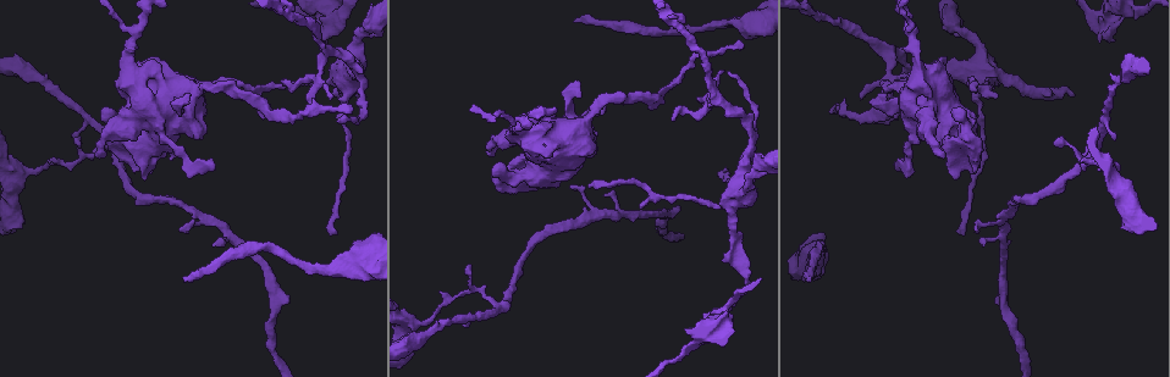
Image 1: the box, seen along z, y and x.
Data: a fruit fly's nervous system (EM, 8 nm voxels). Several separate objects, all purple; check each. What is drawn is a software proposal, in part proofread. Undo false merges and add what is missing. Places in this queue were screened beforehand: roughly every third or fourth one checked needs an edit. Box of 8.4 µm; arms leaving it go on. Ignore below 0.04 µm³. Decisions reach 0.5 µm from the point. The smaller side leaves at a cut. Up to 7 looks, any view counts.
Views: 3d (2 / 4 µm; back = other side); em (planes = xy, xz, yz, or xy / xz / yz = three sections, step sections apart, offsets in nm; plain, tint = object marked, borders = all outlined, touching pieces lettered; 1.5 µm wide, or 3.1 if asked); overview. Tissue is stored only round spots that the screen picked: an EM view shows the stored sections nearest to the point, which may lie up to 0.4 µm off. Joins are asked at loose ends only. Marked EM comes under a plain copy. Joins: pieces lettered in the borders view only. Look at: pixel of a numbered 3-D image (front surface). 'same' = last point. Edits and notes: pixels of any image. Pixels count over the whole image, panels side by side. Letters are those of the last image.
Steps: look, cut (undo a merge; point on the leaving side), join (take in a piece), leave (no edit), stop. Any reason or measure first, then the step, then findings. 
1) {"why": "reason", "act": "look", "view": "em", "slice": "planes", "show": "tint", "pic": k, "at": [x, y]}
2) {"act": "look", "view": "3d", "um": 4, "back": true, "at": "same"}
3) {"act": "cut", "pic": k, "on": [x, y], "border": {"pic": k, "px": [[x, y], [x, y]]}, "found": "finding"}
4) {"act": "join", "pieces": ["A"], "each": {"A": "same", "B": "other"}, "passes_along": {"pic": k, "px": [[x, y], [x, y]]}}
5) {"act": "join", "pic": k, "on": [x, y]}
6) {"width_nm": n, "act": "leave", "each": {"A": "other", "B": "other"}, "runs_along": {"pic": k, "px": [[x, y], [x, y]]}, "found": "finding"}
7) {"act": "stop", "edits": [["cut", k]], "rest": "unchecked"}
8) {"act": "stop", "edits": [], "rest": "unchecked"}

{"why": "an open end", "act": "look", "view": "em", "slice": "xy", "step": 4, "show": "tint", "pic": 1, "at": [868, 102]}

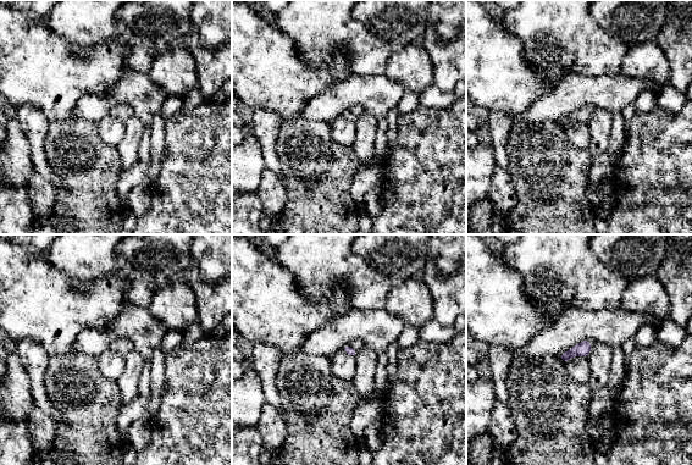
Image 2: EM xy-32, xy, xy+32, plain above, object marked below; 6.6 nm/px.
{"act": "look", "view": "em", "slice": "planes", "show": "tint", "at": "same"}

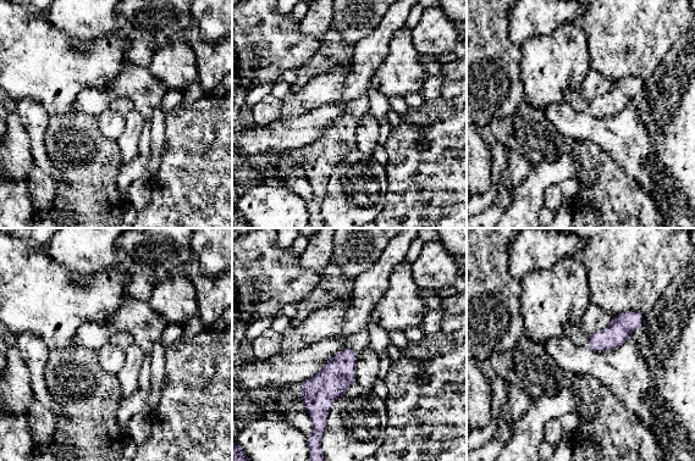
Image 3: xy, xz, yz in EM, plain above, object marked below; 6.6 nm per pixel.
{"why": "what lies round it", "act": "look", "view": "em", "slice": "planes", "show": "borders", "at": "same"}

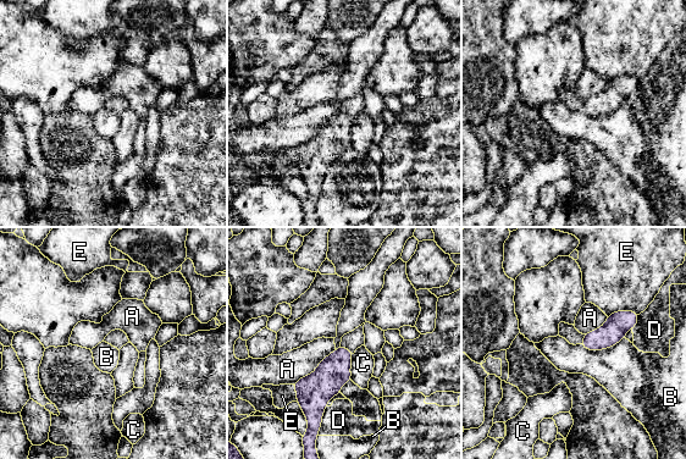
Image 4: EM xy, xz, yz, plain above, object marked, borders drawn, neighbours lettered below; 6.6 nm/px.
{"act": "leave", "each": {"A": "other", "B": "other", "C": "other", "D": "other", "E": "other"}, "border": {"pic": 4, "px": [[624, 337], [597, 350], [580, 344]]}, "found": "no lettered piece goes on from it"}

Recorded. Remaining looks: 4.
{"why": "branch stops here", "act": "look", "view": "em", "slice": "planes", "show": "borders", "pic": 1, "at": [574, 18]}

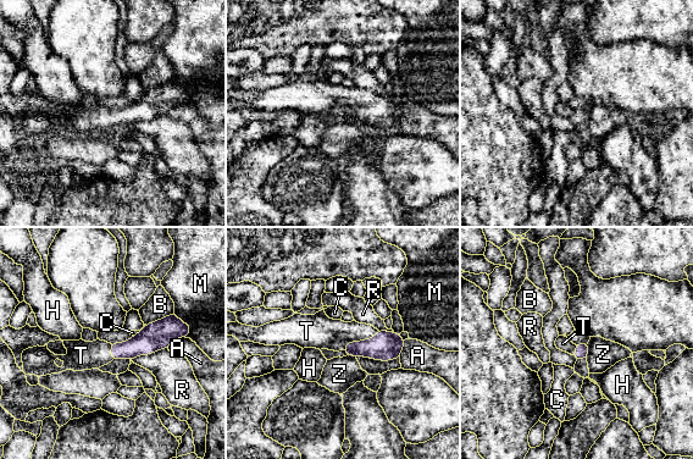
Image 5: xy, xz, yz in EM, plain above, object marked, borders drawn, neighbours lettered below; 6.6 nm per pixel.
{"longest_contact_nm": ["T", 260], "act": "join", "pieces": ["T"], "each": {"A": "other", "B": "other", "C": "other", "H": "other", "M": "other", "R": "other", "T": "same", "Z": "other"}, "found": "it goes on there"}

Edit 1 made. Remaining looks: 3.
{"why": "calibre changes", "act": "look", "view": "em", "slice": "planes", "show": "tint", "pic": 1, "at": [1106, 12]}

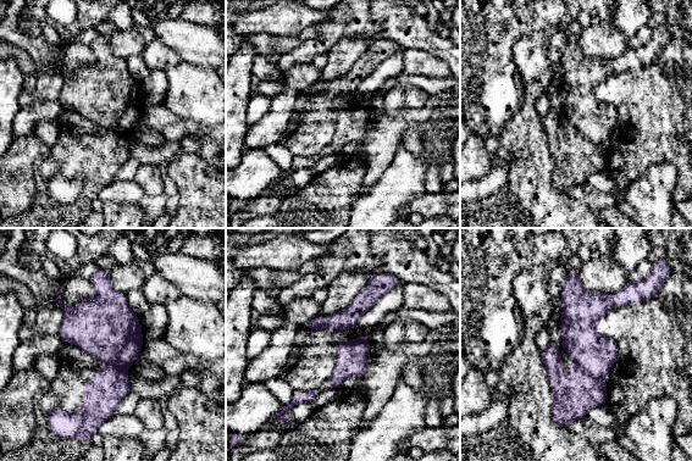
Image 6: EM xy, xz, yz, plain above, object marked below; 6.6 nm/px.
{"why": "what lies round it", "act": "look", "view": "em", "slice": "planes", "show": "borders", "at": "same"}

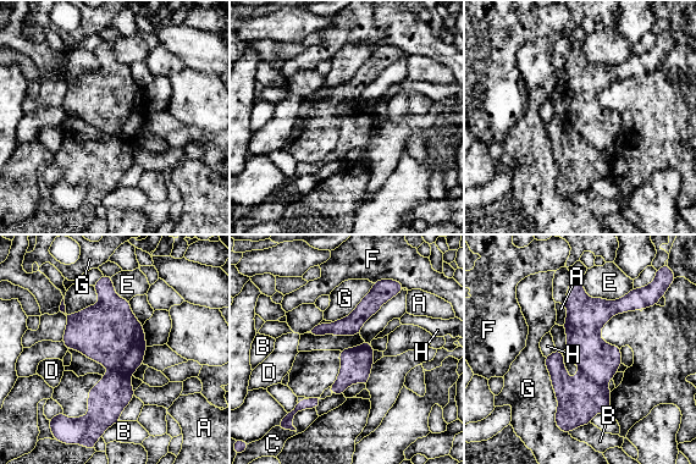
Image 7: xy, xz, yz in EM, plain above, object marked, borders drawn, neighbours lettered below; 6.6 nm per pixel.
{"width_nm": 220, "longest_contact_nm": ["G", 550], "act": "cut", "pic": 7, "on": [578, 402], "each": {"A": "other", "B": "other", "C": "other", "D": "other", "E": "other", "F": "other", "G": "other", "H": "other"}, "found": "two neurons meet here"}

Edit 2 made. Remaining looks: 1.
{"act": "stop", "edits": [["join", 5], ["cut", 7]], "rest": "unchecked"}

